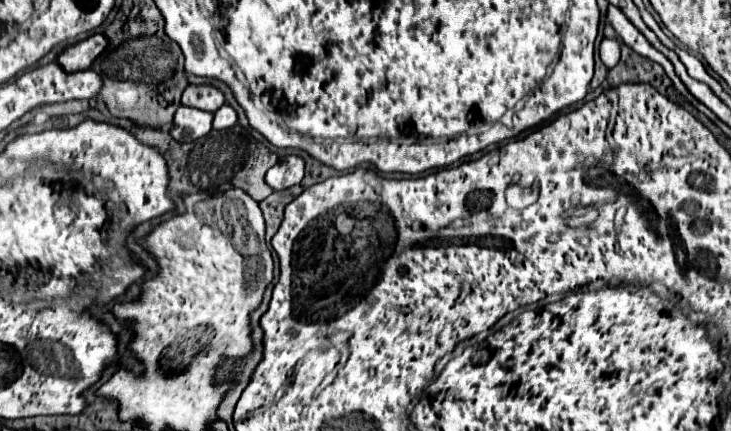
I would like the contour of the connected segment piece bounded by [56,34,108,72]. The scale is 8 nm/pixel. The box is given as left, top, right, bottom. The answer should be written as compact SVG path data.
M94 34L88 36L86 40L68 46L58 58L56 62L62 66L64 72L80 72L80 70L88 70L92 60L106 48L106 38L102 34Z

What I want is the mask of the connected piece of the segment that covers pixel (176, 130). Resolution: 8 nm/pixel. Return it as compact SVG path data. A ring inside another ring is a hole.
M180 106L172 122L172 138L176 142L194 142L212 130L212 114Z

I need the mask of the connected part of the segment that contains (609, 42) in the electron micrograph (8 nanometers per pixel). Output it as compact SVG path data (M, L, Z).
M604 38L600 44L600 58L608 68L614 68L620 60L620 40L618 38Z

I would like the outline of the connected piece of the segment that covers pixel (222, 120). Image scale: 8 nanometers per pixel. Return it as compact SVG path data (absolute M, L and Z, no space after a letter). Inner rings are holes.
M224 104L216 114L214 114L214 130L226 130L226 128L232 128L236 124L236 112Z

